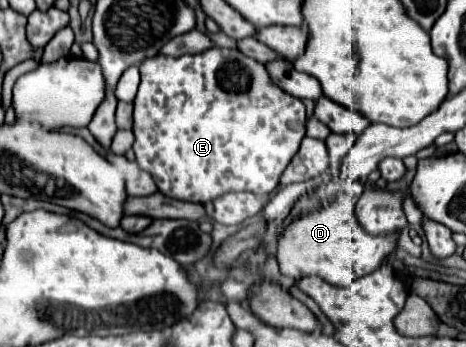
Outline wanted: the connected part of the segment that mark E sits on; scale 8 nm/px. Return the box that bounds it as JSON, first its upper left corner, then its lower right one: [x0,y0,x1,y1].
[133,47,307,203]

